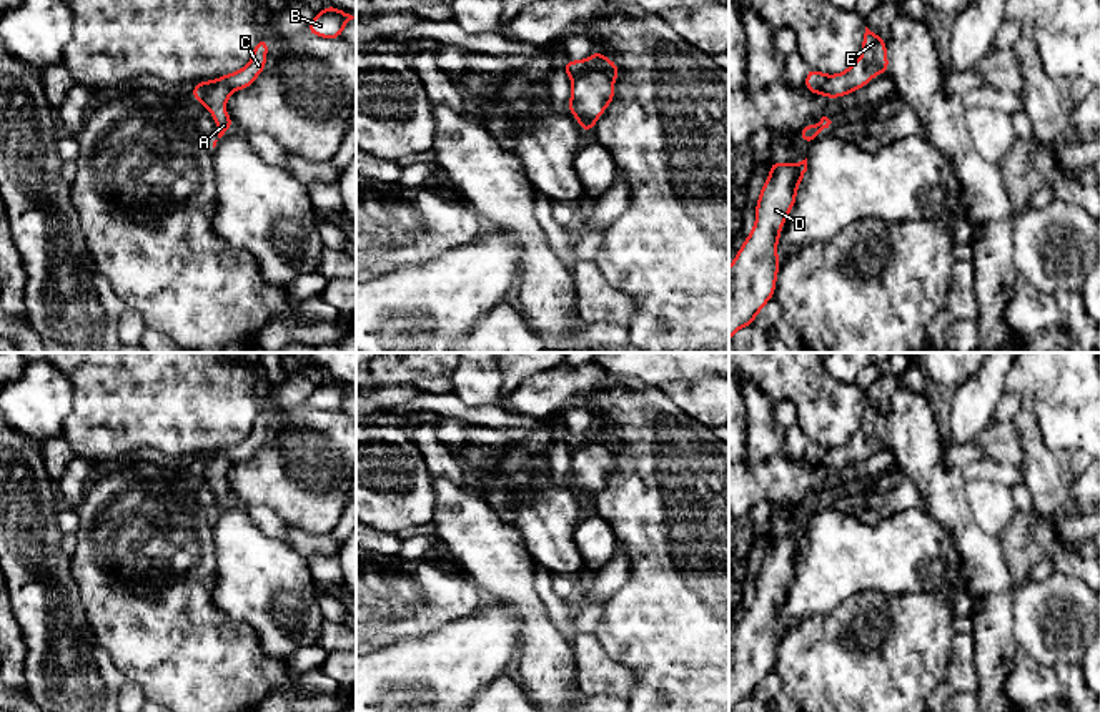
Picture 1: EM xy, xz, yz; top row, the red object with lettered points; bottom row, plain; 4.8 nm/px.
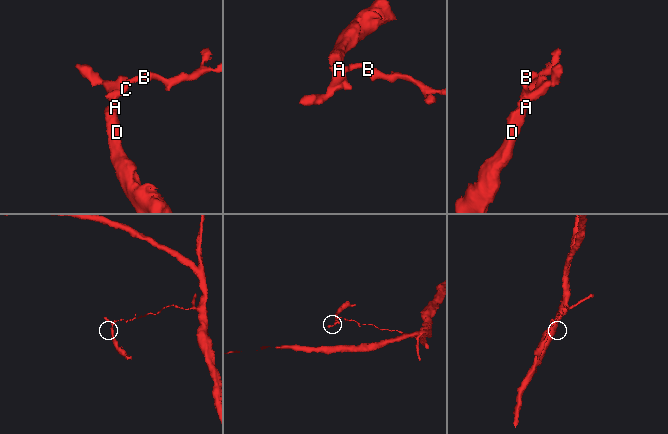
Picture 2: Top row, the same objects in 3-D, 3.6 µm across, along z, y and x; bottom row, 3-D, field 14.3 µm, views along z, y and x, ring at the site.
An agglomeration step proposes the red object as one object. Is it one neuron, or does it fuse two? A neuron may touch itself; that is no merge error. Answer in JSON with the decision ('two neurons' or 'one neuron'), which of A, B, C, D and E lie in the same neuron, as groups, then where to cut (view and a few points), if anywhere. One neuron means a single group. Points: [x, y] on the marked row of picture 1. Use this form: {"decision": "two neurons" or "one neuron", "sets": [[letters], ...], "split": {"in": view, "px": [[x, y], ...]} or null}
{"decision": "two neurons", "sets": [["A", "D", "E"], ["B", "C"]], "split": {"in": "xz", "px": [[573, 77], [588, 67], [594, 67], [611, 80]]}}

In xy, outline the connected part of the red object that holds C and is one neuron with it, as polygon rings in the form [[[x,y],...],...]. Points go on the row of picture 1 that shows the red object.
[[[258,38],[250,63],[235,73],[223,75],[218,80],[226,82],[233,90],[248,88],[256,80],[256,77],[265,70],[266,53],[268,40]]]

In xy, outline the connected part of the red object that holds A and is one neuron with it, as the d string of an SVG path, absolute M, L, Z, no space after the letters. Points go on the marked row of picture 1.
M213 80L206 91L198 98L205 108L211 110L211 116L220 128L218 138L213 141L213 148L216 146L216 141L233 126L231 116L223 110L231 93L233 88L226 82Z

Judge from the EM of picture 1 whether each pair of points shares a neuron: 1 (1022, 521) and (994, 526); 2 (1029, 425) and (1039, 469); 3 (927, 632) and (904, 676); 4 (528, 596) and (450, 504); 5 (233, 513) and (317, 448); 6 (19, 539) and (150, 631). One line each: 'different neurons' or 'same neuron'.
1: different neurons
2: same neuron
3: same neuron
4: same neuron
5: different neurons
6: different neurons

